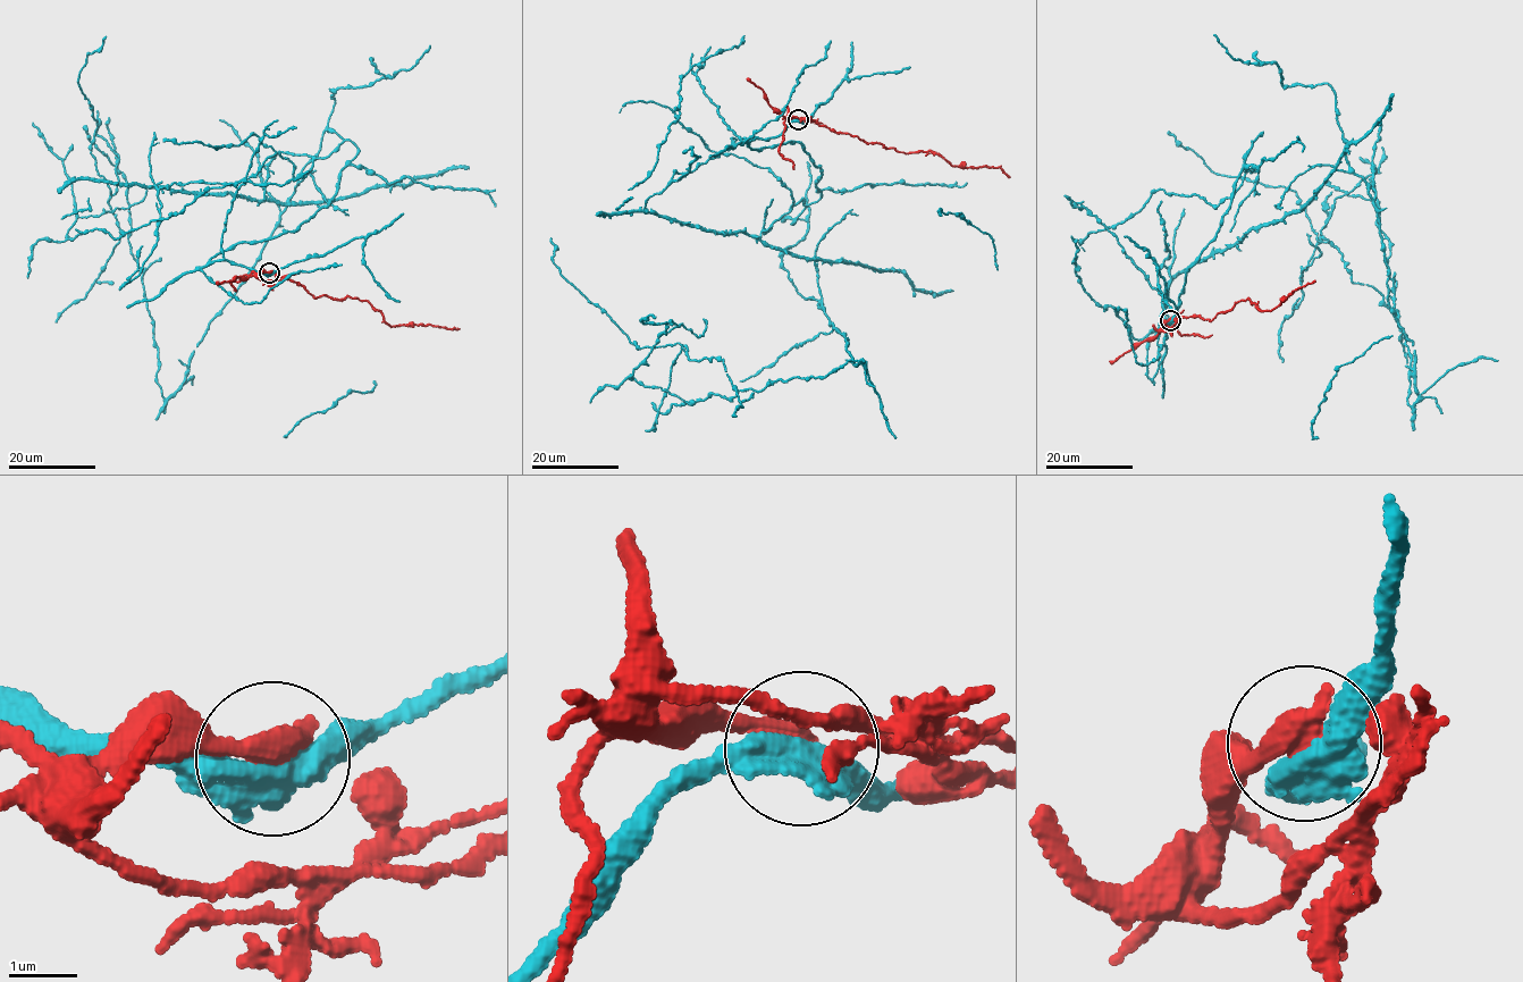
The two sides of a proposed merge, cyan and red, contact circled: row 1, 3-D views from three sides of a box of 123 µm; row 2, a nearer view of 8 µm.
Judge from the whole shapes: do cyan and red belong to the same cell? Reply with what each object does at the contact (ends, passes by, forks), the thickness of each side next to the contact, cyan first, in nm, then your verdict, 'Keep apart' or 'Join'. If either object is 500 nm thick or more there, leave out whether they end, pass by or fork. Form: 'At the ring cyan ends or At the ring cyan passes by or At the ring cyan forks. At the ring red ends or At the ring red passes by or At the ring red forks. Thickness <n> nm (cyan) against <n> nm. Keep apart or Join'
At the ring cyan passes by. At the ring red ends. Thickness 420 nm (cyan) against 460 nm. Keep apart

